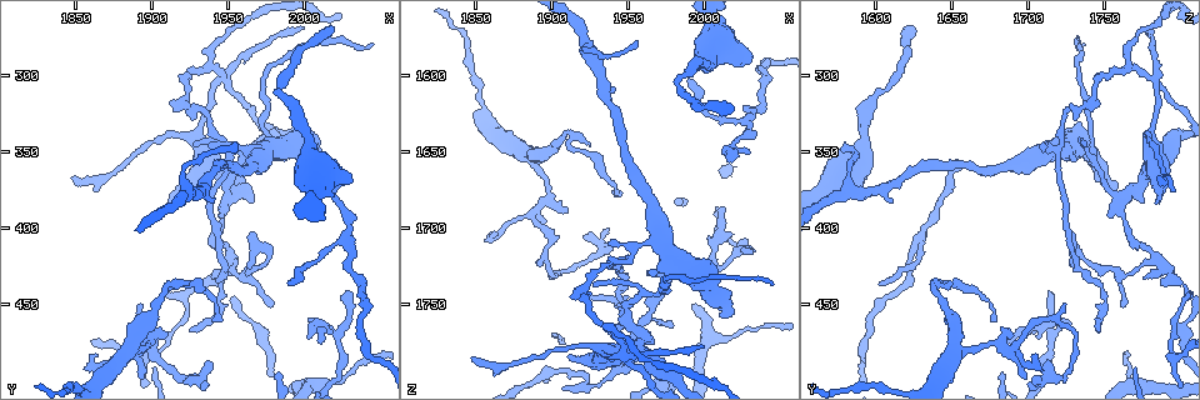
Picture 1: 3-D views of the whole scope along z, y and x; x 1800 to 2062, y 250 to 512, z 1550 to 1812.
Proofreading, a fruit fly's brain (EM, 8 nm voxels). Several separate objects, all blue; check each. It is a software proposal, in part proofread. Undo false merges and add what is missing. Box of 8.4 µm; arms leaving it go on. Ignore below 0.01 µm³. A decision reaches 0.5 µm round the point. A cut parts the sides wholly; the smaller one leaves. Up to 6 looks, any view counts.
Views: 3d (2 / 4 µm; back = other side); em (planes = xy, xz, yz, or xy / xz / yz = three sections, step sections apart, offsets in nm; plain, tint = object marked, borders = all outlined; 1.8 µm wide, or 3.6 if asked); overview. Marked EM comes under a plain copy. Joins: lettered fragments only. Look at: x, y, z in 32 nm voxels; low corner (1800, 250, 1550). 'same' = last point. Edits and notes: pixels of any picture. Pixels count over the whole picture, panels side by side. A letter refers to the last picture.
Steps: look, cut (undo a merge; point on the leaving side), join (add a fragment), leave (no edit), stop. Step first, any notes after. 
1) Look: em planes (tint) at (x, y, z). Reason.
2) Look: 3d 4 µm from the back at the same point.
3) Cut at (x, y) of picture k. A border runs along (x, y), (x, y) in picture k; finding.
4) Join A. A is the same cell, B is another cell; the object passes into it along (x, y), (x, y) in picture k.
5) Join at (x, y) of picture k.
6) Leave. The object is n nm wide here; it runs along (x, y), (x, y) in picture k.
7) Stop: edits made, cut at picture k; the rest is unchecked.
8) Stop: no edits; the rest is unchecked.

Look: 3d 2 µm from the back at (1946, 300, 1782). Four or more arms meet.

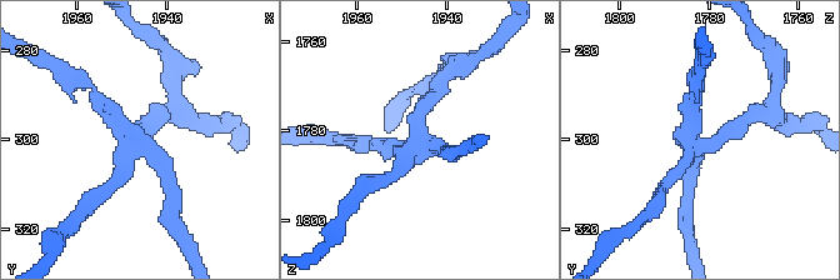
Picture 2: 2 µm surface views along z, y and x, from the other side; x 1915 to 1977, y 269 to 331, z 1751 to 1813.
Look: em planes (tint) at (1947, 302, 1782). 4 arms meet here.

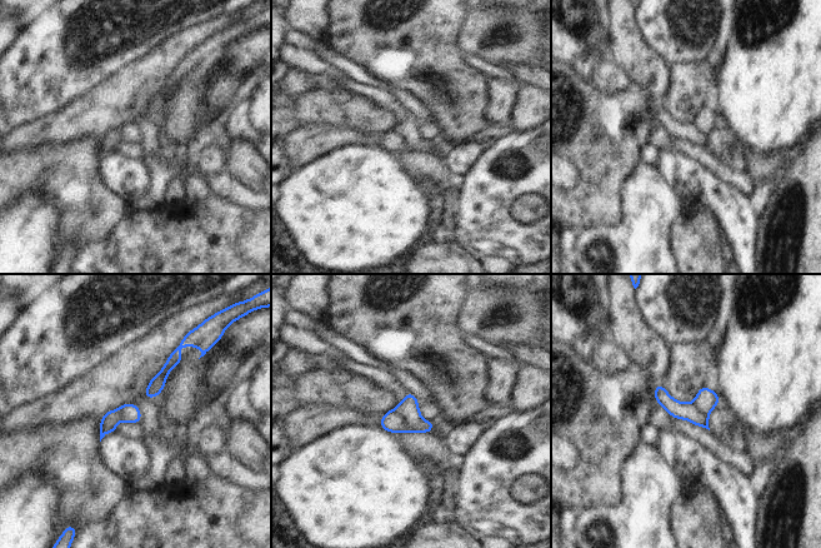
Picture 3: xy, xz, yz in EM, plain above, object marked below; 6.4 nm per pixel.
Look: em planes (borders) at the same point.

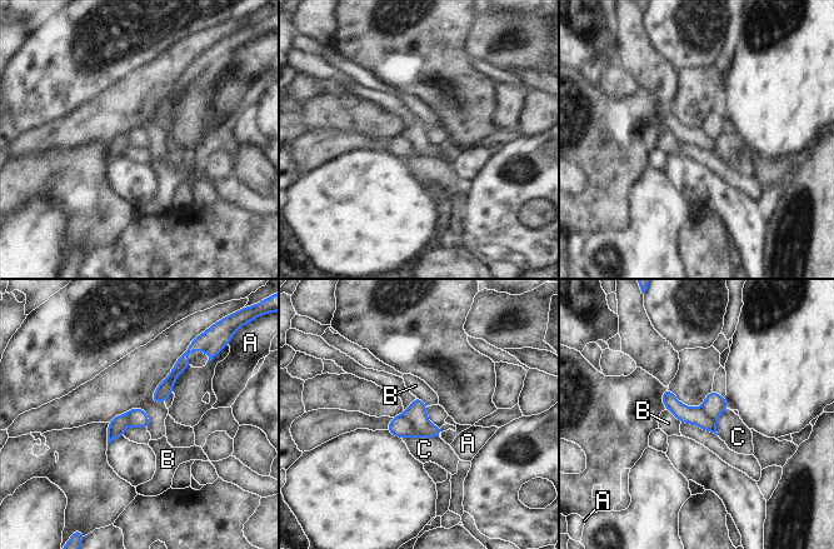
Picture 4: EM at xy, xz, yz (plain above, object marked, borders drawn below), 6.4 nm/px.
Cut at (400, 427) of picture 4. A, B and C are other cells; a border runs along (401, 414), (420, 435) in picture 4; a second cell is stuck on.

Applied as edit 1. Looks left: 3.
Look: 3d 2 µm at (1968, 350, 1710). Calibre changes.

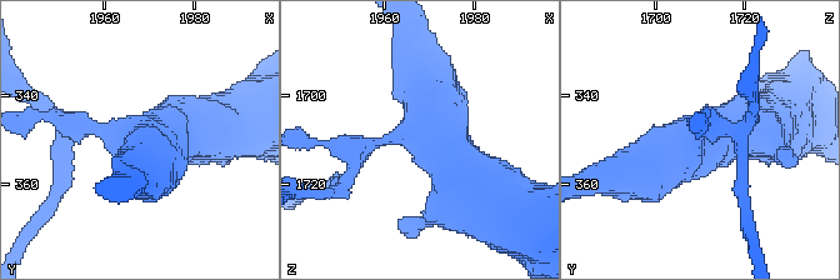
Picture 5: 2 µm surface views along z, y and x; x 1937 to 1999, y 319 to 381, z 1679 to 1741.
Look: em yz step 8 (tint) at (1970, 350, 1710). 4 arms meet here; now the EM.

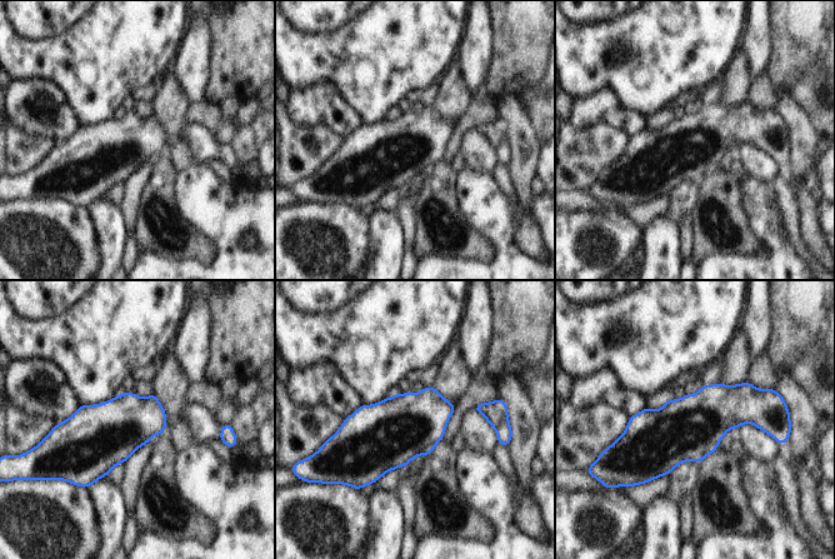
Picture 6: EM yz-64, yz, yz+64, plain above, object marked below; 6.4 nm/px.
Look: em planes (borders) at the same point.

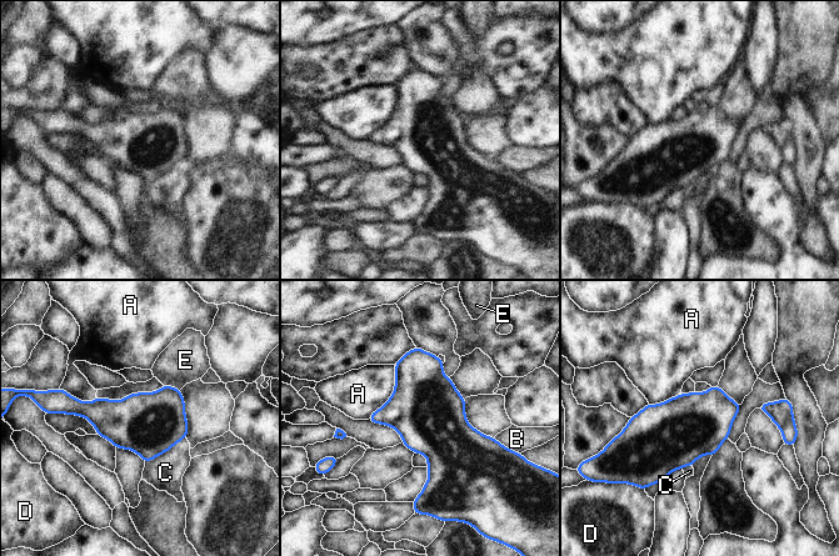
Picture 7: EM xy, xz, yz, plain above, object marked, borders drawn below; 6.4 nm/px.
Leave. A, B, C, D and E are other cells; a border runs along (394, 365), (394, 391), (366, 419) in picture 7; all the same cell.

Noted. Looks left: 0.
Stop: edits made, cut at picture 4; the rest is unchecked.

